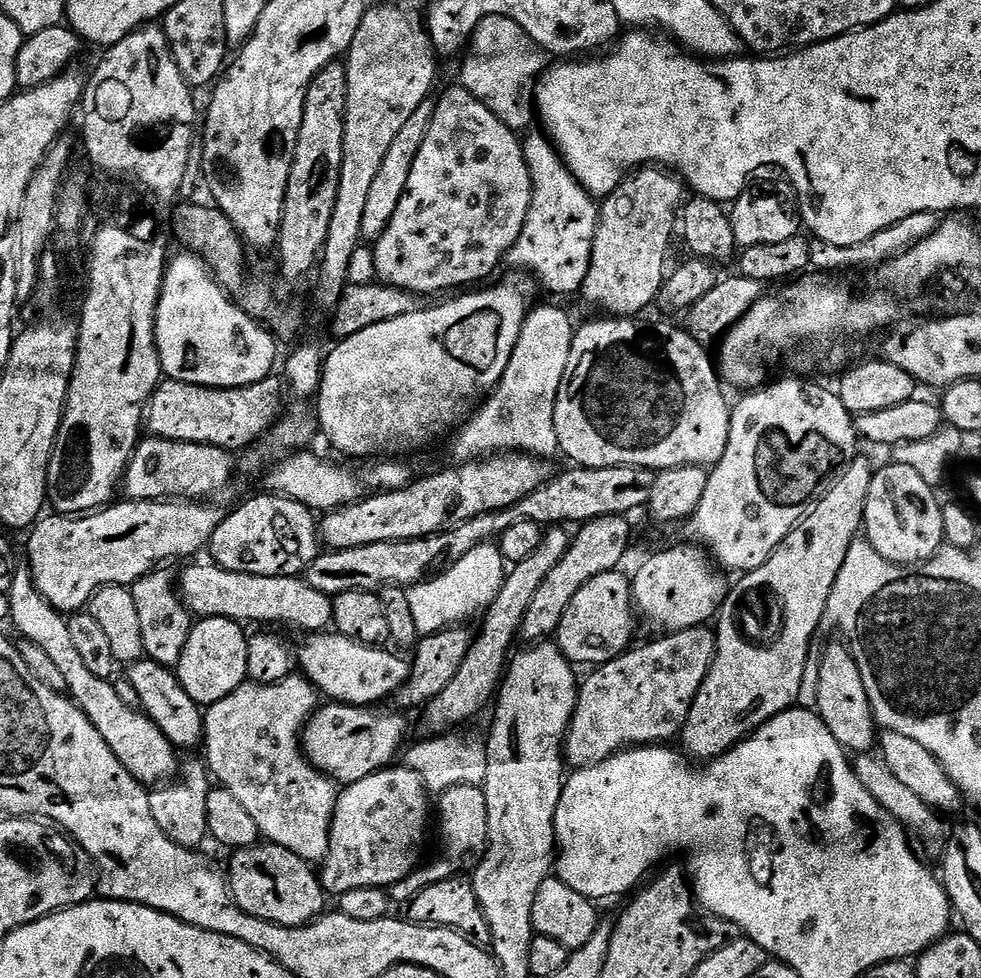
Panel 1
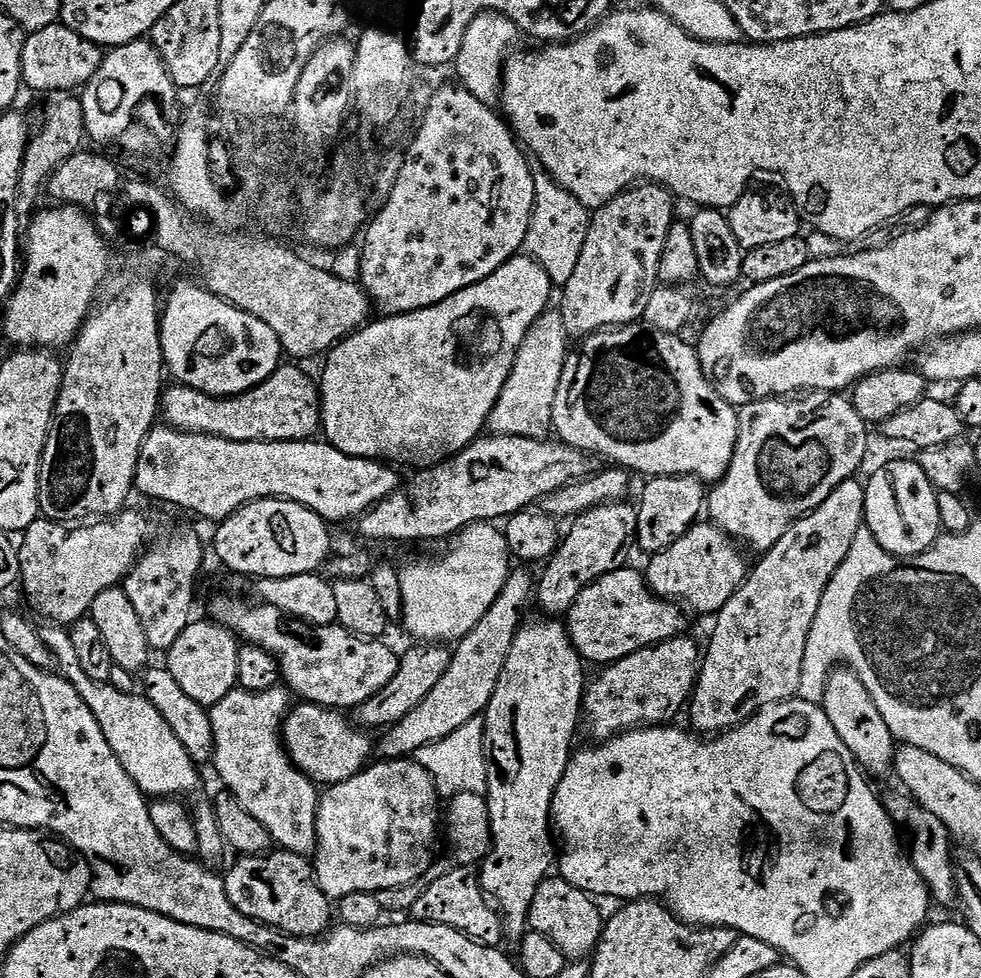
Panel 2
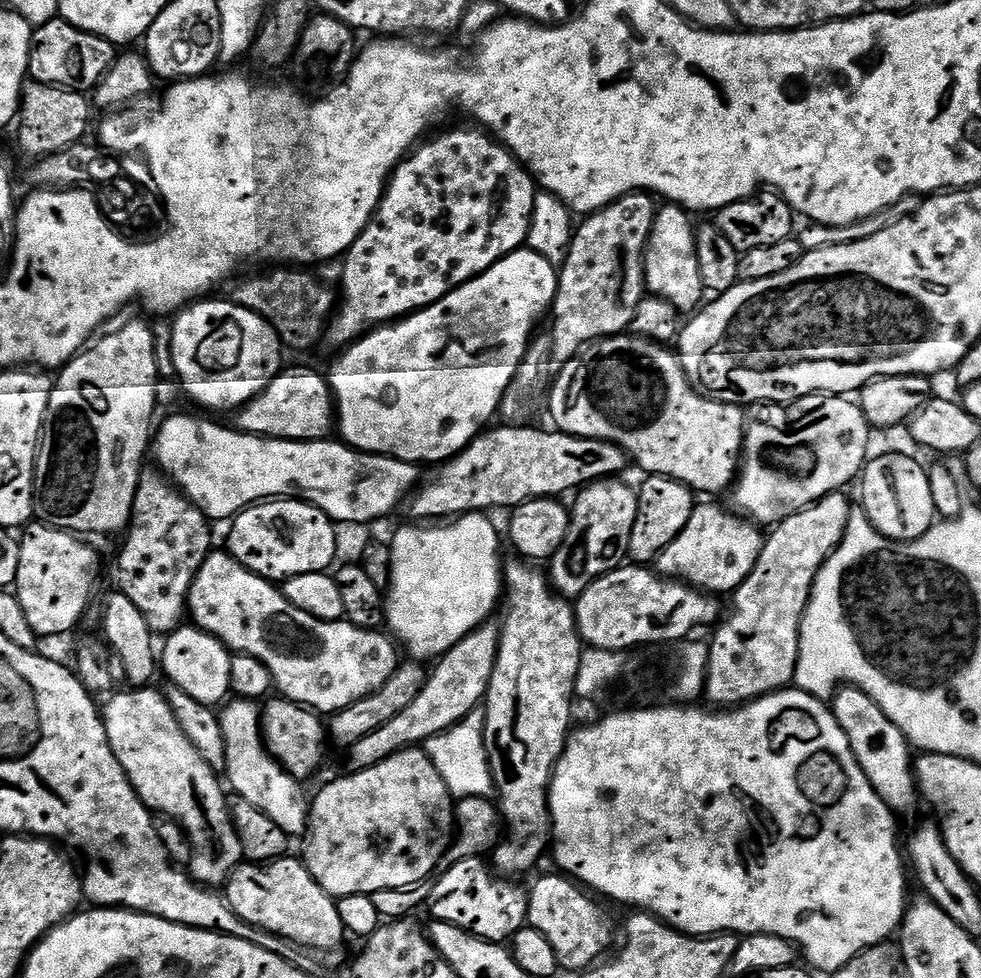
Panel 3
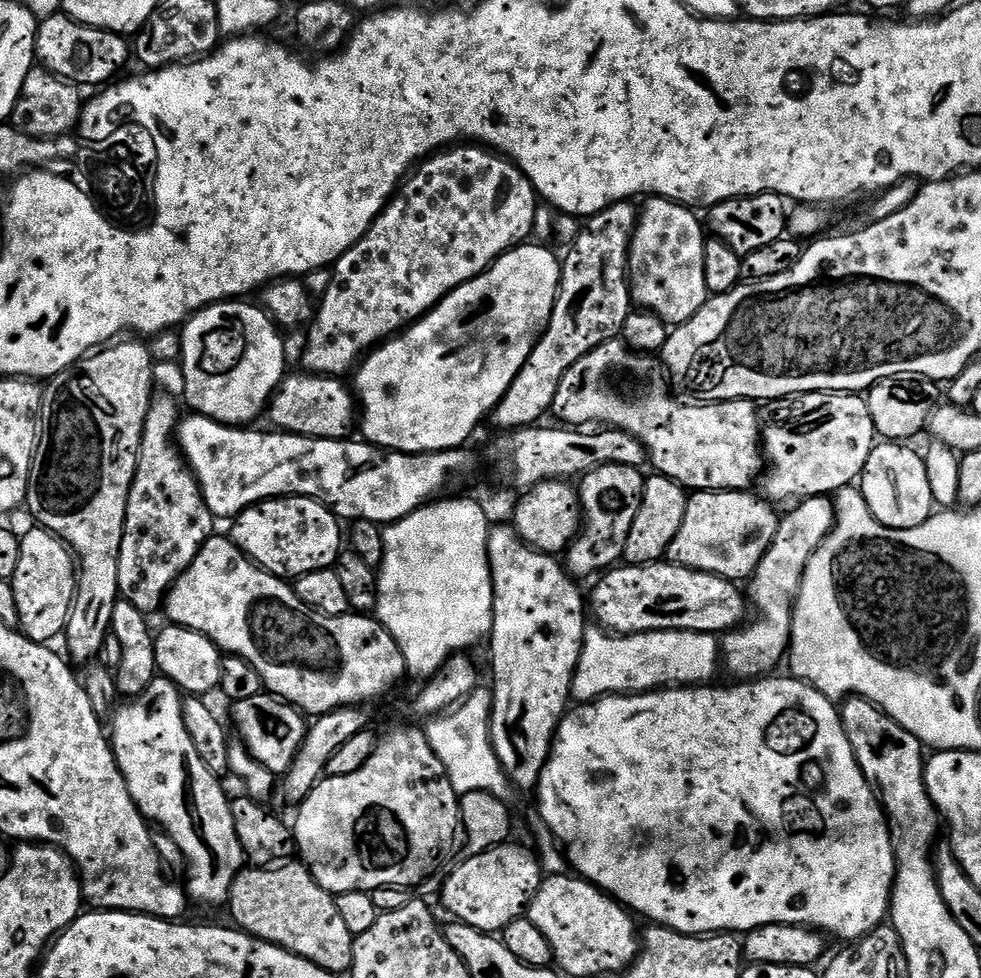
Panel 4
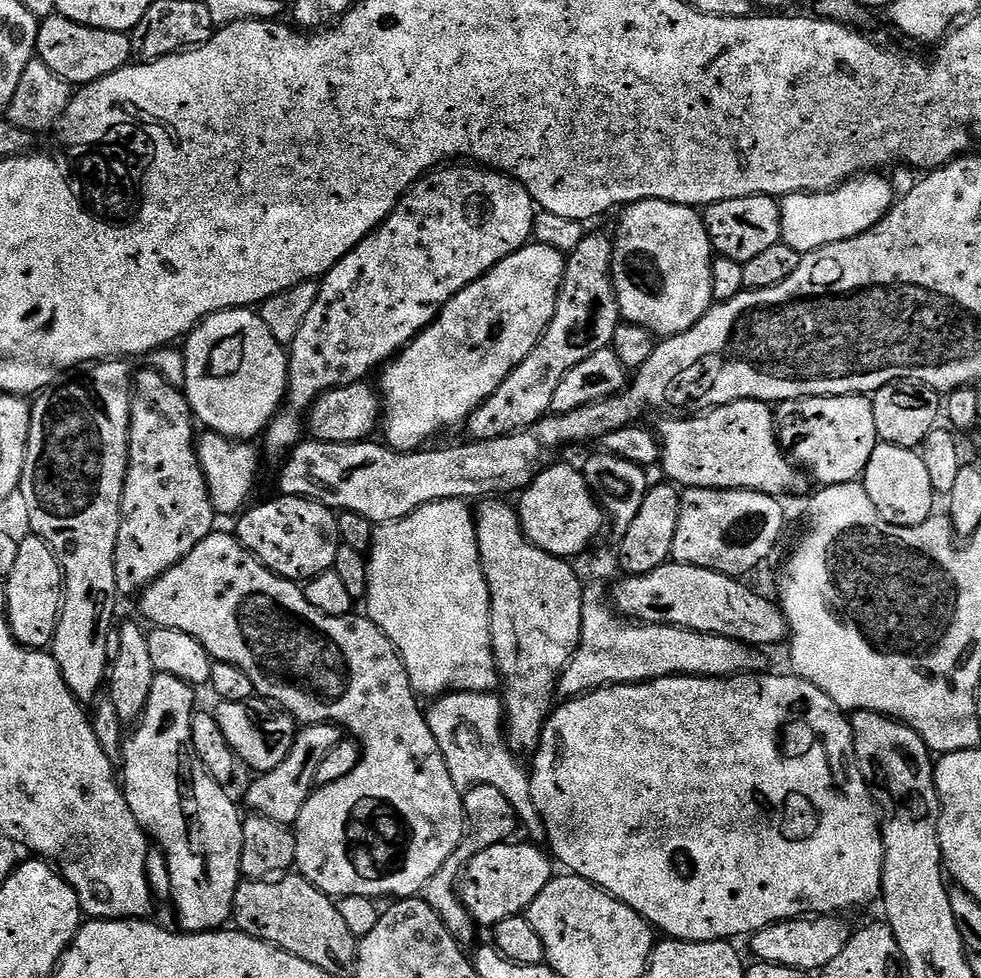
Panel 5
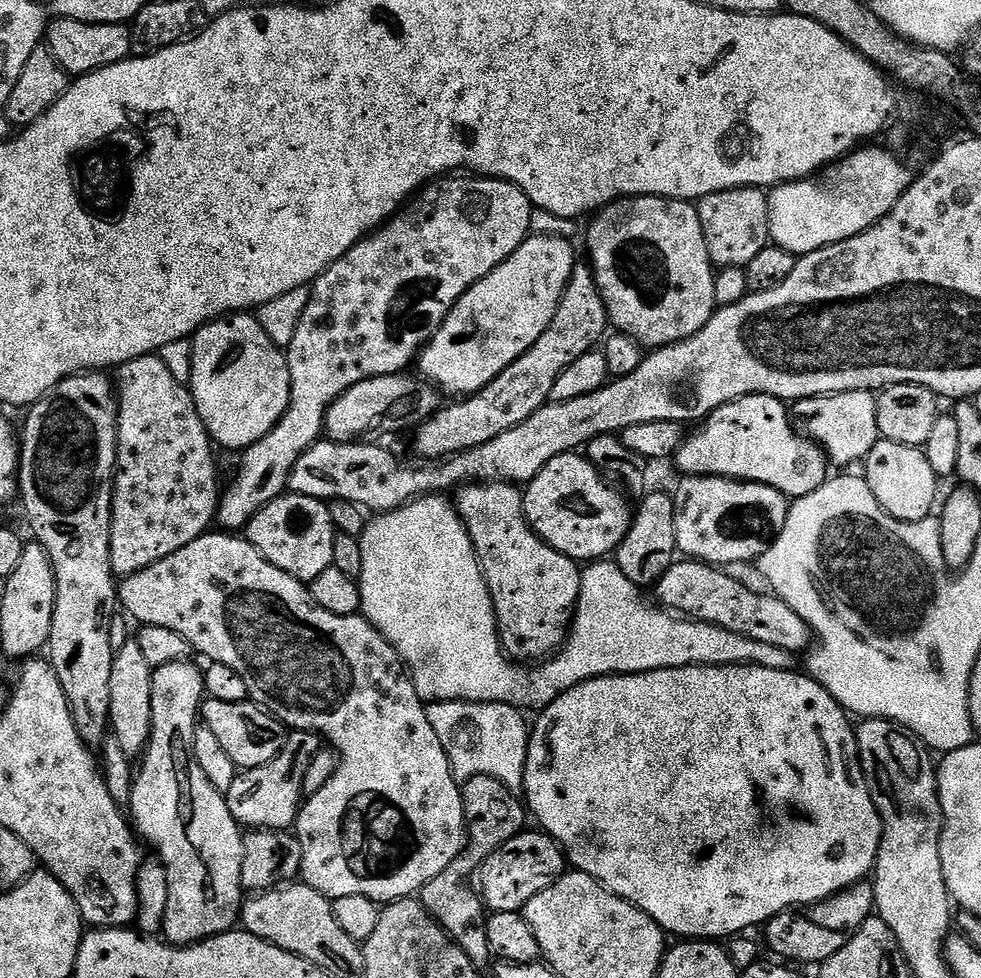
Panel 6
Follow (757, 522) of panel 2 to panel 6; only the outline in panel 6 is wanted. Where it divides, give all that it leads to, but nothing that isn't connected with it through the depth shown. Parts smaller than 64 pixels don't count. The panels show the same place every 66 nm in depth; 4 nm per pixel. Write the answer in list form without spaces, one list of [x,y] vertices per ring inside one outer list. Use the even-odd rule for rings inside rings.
[[[836,392],[832,396],[811,396],[809,400],[795,401],[790,412],[798,421],[799,431],[813,444],[819,444],[833,465],[859,465],[867,461],[870,450],[881,439],[876,396],[872,392]]]

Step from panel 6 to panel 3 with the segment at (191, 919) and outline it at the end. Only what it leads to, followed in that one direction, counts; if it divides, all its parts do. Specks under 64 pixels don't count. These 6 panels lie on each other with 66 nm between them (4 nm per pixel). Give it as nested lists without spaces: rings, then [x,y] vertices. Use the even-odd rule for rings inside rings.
[[[145,686],[127,690],[128,692],[117,691],[111,697],[113,700],[108,705],[103,705],[102,715],[108,745],[114,750],[114,758],[118,758],[130,786],[138,794],[141,802],[153,813],[161,812],[161,817],[179,824],[181,830],[188,835],[192,847],[192,879],[205,886],[223,885],[241,863],[244,854],[236,827],[232,825],[229,801],[224,801],[224,792],[216,781],[219,780],[217,773],[212,771],[202,754],[194,750],[194,742],[190,742],[190,738],[182,734],[182,726],[178,726],[178,718],[174,718],[174,710],[170,710],[167,695],[163,691],[155,692],[154,689],[155,687]]]

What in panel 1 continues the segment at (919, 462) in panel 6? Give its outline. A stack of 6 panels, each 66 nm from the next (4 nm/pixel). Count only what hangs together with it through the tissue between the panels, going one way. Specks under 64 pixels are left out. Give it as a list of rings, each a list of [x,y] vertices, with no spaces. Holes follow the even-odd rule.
[[[888,462],[885,468],[877,467],[872,474],[870,482],[870,498],[866,498],[866,510],[864,511],[864,523],[862,525],[863,535],[886,558],[895,564],[905,566],[919,566],[925,564],[940,551],[945,543],[944,527],[942,526],[942,504],[936,501],[937,493],[925,479],[912,470],[909,466]]]

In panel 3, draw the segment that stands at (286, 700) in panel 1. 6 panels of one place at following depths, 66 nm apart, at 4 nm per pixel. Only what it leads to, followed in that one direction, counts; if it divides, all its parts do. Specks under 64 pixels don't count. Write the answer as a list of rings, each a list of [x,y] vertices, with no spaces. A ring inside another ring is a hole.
[[[232,698],[219,709],[218,715],[222,738],[226,740],[224,772],[236,791],[235,795],[262,810],[262,814],[266,814],[266,818],[270,818],[270,822],[289,838],[303,837],[308,830],[310,800],[304,797],[305,785],[294,779],[264,747],[261,705],[254,700]]]

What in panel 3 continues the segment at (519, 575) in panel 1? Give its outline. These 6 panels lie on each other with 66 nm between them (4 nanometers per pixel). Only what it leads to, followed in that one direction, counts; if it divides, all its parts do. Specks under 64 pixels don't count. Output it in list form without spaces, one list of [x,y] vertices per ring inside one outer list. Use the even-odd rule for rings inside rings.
[[[492,623],[481,624],[466,638],[462,638],[462,642],[455,644],[449,652],[445,652],[435,661],[436,669],[428,672],[428,681],[424,683],[422,694],[418,694],[418,698],[414,698],[414,702],[410,702],[410,706],[402,710],[402,714],[390,718],[386,726],[374,730],[374,734],[366,734],[366,738],[347,749],[349,773],[364,772],[370,766],[378,766],[378,762],[390,758],[396,752],[423,745],[425,740],[442,734],[450,726],[462,722],[466,714],[483,705],[484,697],[488,694],[490,678],[494,674],[500,645],[501,625]]]

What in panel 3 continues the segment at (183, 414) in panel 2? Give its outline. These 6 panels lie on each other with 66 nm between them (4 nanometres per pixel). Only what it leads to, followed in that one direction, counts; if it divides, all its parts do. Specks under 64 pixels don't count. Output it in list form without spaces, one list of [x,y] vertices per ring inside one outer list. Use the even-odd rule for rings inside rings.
[[[285,367],[253,400],[235,413],[237,432],[270,440],[326,440],[334,432],[332,385],[312,368]]]

